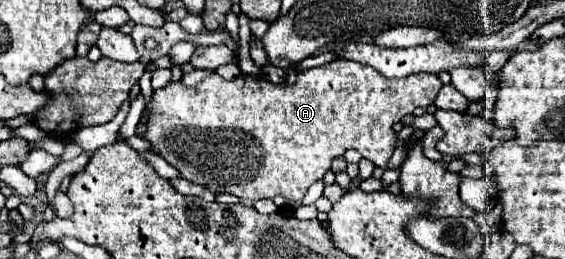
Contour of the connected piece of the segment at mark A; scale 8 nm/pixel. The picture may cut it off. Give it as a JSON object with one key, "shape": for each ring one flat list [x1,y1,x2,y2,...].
{"shape":[[333,60,329,64,323,64,323,66,317,66,317,68,309,68,309,70,301,70,299,76,297,76,297,82,295,84,273,84,261,76,237,76,235,80,223,80,219,74,211,74,209,78,205,78,203,82,199,82,197,86,185,86,183,82,171,82,159,90,153,92,151,96,151,102,147,104,147,120,145,120,145,134,143,138,151,142,151,148,161,156,165,158,171,166,175,166,181,174,181,178,193,182,193,184,201,184,205,186,207,190,211,190,213,194,217,192,229,192,229,194,235,194,237,198,241,200,249,200,249,202,255,202,255,200,261,200,261,198,275,198,277,194,283,194,287,200,303,200,307,188,315,182,315,180,321,180,325,176,325,172,331,168,331,160,341,156,347,148,355,148,361,152,363,158,371,160,375,166,379,168,385,168,389,158,393,156,393,150,395,150,395,140,397,140,397,132,393,130,393,124,403,120,403,116,411,114,417,106,429,106,439,88,441,88,441,80,435,76,435,74,425,74,425,72,419,72,419,74,409,74,405,78,385,78,383,74,379,74,375,68,371,66,365,66,365,64,359,64,359,62,351,62,351,60]]}

